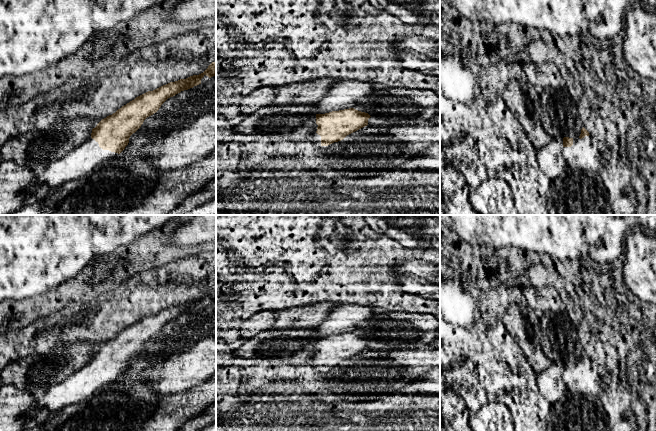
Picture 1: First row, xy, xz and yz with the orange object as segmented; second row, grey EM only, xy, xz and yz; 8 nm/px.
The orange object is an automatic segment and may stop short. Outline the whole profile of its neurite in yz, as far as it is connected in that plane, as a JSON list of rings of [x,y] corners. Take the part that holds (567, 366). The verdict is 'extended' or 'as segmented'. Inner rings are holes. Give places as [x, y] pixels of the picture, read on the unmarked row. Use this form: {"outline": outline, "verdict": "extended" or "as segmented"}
{"outline": [[[584,351],[578,362],[563,362],[563,378],[573,395],[599,396],[599,369]]], "verdict": "extended"}

